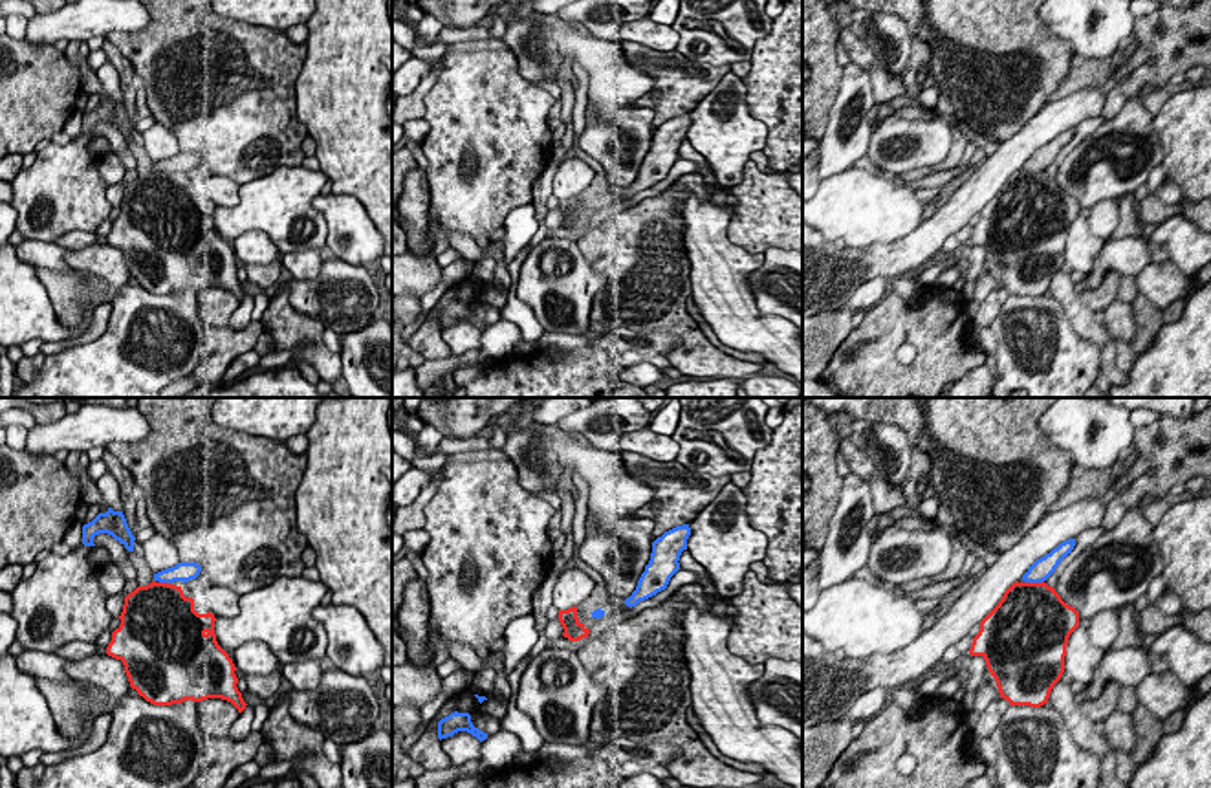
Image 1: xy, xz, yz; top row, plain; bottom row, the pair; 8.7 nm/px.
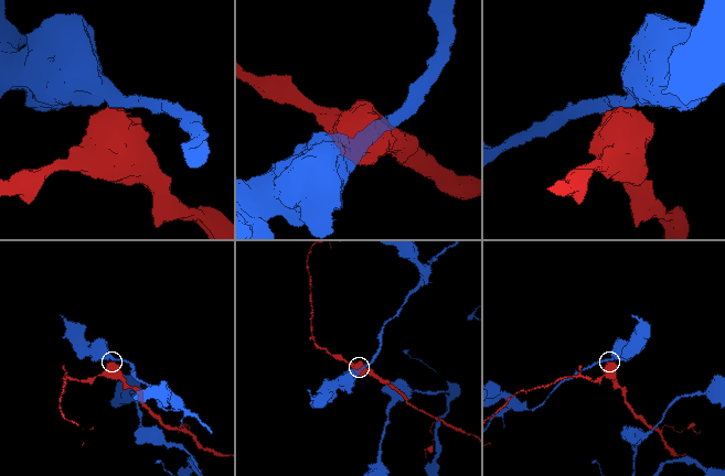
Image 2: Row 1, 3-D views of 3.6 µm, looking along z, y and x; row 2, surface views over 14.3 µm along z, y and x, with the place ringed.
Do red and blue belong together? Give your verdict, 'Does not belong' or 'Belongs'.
Does not belong

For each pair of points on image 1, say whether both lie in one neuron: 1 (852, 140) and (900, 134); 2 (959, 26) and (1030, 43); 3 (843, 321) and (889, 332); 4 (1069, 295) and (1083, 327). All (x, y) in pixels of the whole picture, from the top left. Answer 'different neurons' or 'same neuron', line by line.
1: different neurons
2: same neuron
3: different neurons
4: same neuron

